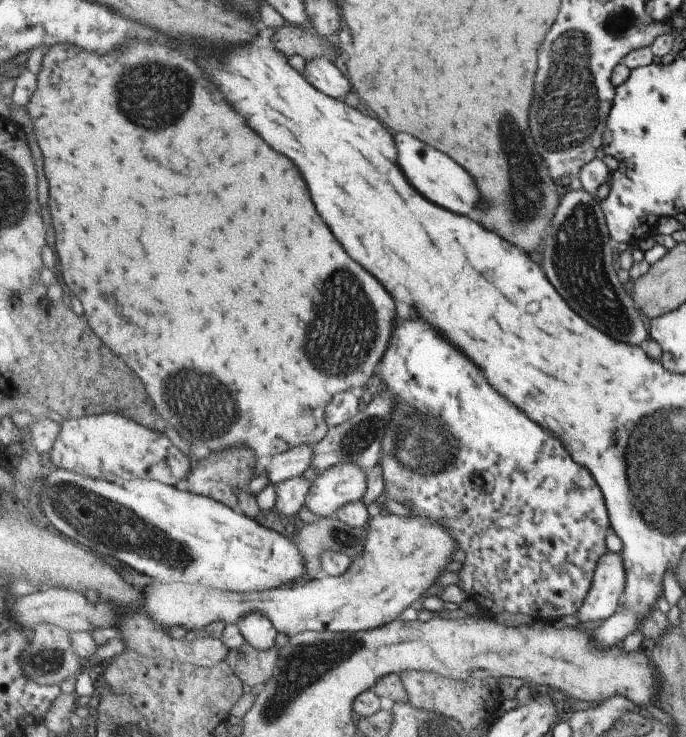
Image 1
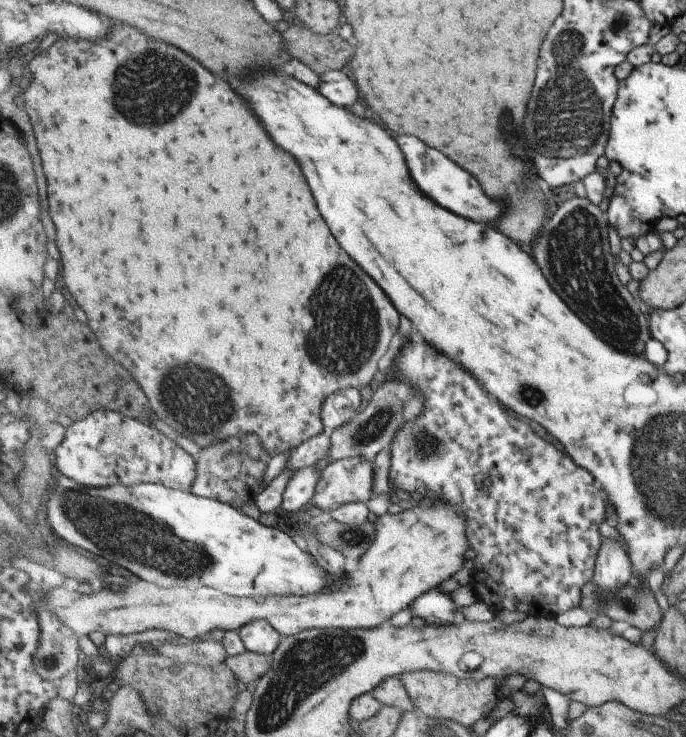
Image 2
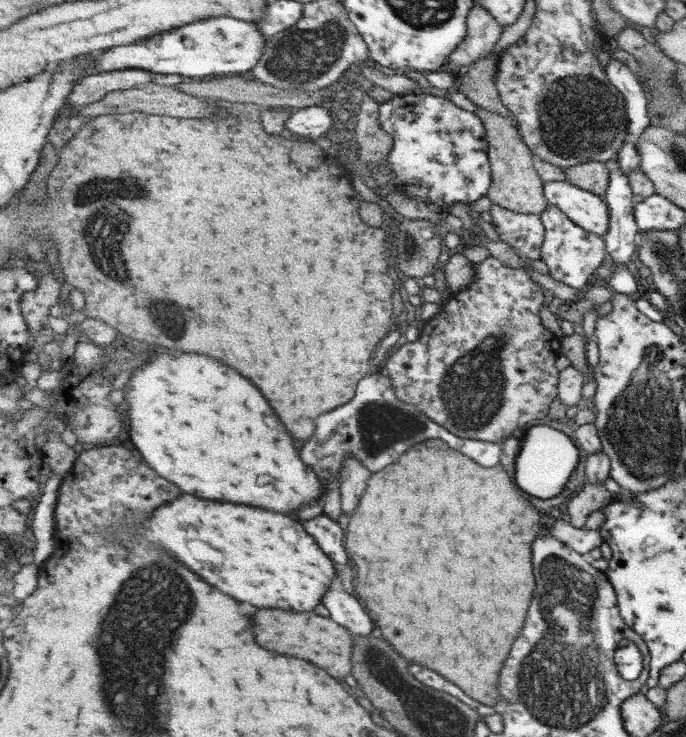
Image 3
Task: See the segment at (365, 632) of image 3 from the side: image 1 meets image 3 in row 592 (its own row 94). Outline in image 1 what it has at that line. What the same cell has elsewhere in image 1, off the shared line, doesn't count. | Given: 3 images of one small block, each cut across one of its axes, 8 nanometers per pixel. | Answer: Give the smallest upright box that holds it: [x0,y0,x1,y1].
[305,57,354,101]

